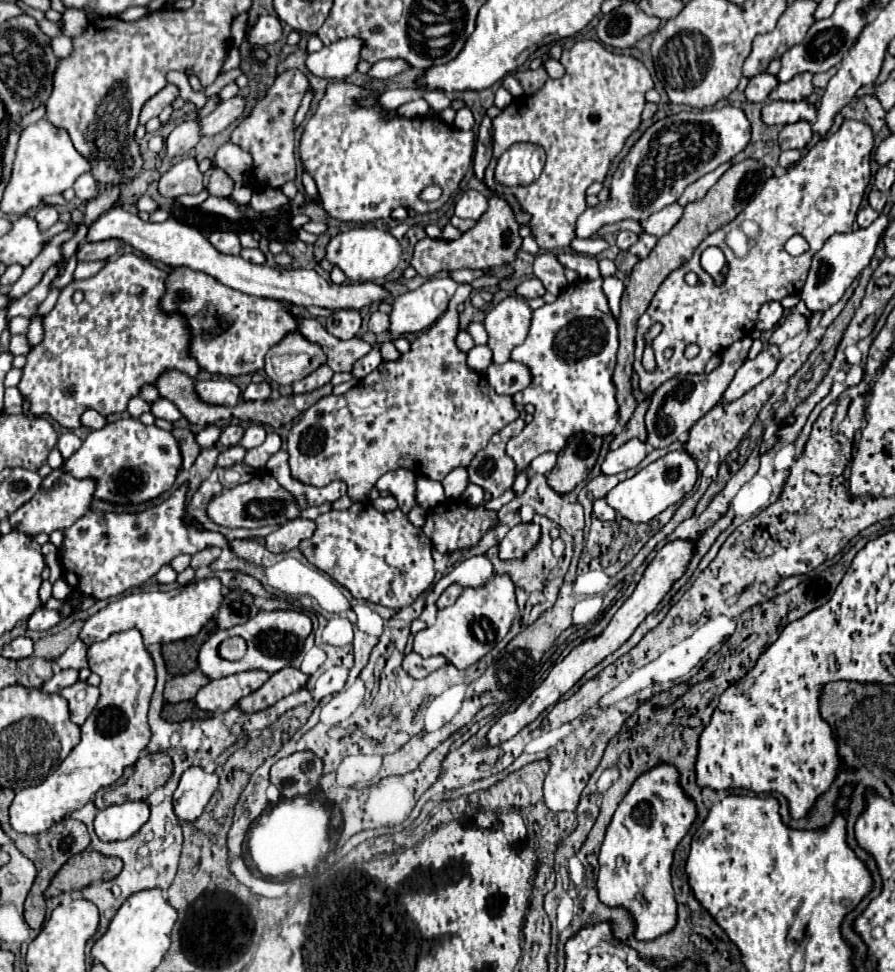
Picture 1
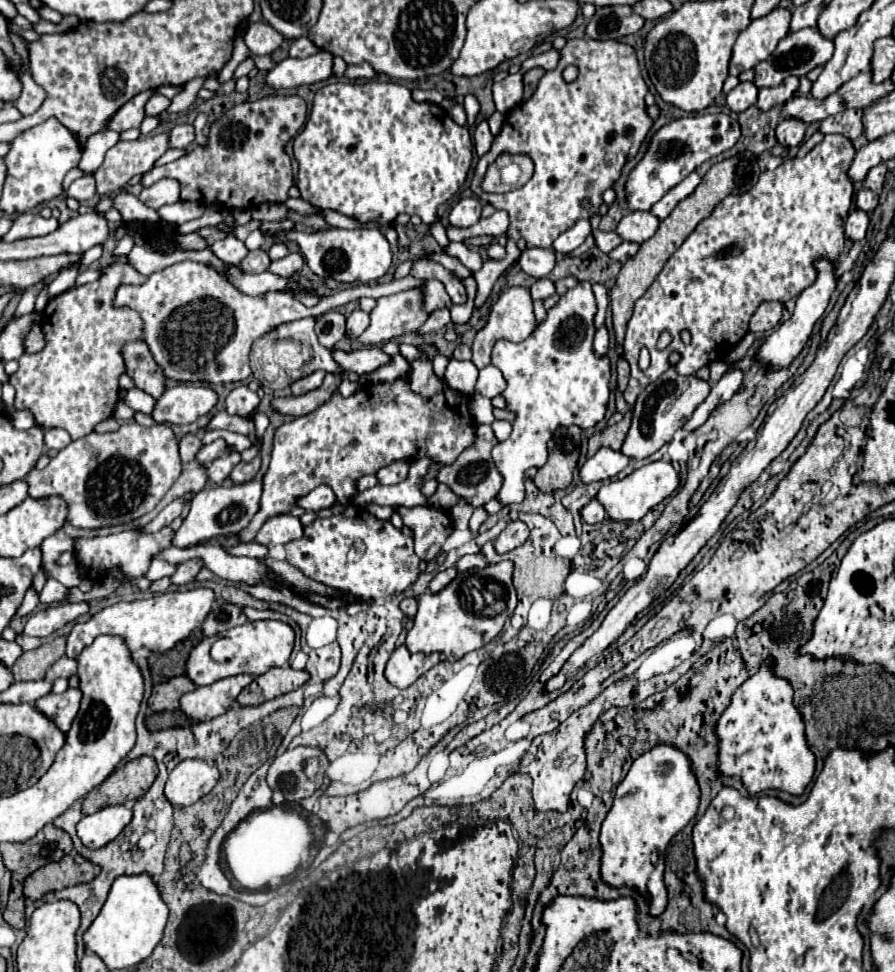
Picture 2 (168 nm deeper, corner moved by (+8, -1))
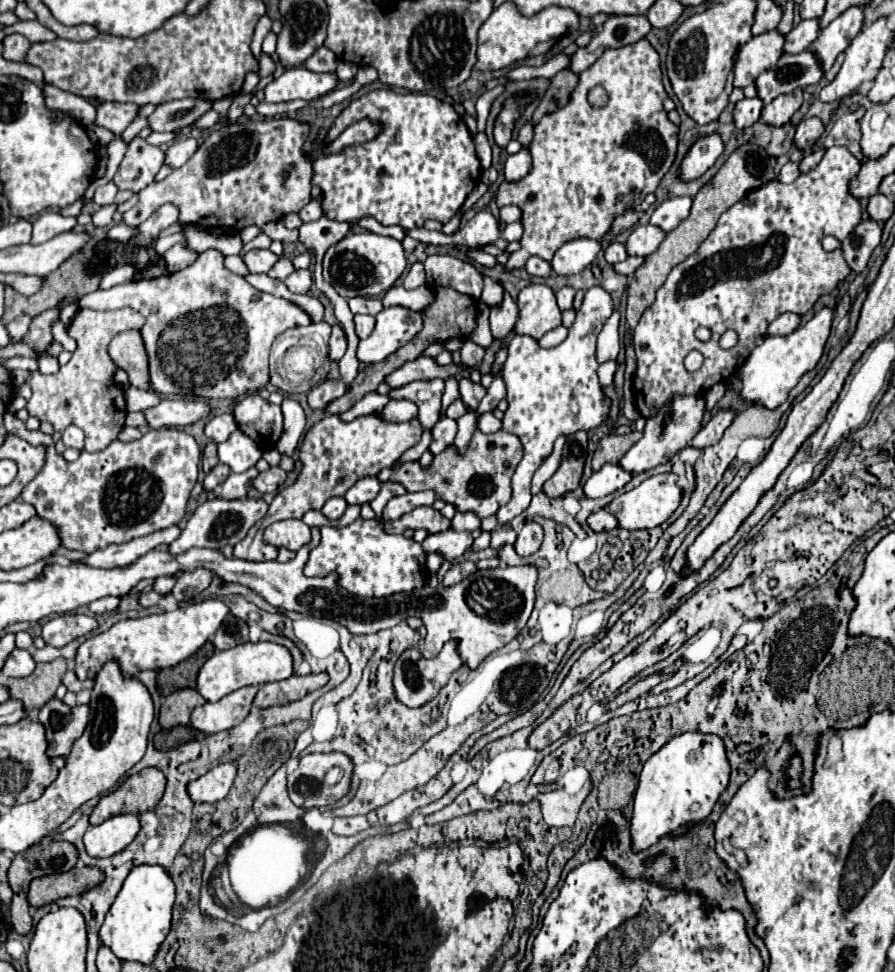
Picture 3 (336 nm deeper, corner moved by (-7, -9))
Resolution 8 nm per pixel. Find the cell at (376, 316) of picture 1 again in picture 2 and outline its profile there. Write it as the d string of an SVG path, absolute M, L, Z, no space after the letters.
M355 309L349 317L347 317L347 333L351 339L359 337L365 329L369 327L369 313L361 311L361 309Z

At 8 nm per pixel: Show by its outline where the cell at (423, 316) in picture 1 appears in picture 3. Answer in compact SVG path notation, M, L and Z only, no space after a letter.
M388 307L376 315L376 327L368 339L358 345L358 359L362 363L378 363L406 345L420 329L424 319L420 311L406 307Z

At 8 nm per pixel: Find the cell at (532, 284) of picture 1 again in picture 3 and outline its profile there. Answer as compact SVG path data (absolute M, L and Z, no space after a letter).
M562 287L560 291L556 291L556 299L558 299L558 307L564 311L564 309L570 309L572 307L572 299L574 299L574 289L572 287Z

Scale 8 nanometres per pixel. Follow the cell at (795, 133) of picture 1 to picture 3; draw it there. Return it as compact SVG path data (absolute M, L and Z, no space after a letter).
M810 117L810 119L802 119L802 123L796 127L796 137L794 137L794 145L804 153L812 153L816 141L820 139L820 135L824 133L824 125L820 119Z

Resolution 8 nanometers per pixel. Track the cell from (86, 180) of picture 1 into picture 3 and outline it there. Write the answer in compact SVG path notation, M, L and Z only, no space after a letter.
M108 181L106 185L102 185L102 187L98 187L96 189L96 193L94 193L94 203L96 205L110 205L110 203L114 203L114 197L116 197L116 185L112 183L112 181Z

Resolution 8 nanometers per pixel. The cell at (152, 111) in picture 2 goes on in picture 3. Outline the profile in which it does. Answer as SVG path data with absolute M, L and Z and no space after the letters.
M138 117L138 119L122 133L122 139L124 139L124 141L132 141L144 127L148 127L148 117Z

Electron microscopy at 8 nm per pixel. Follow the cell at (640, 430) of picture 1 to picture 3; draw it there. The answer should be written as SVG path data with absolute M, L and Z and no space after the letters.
M632 431L628 435L608 435L604 439L600 439L600 445L594 453L594 459L592 459L592 467L594 471L598 471L606 463L618 463L626 451L642 437L640 431Z

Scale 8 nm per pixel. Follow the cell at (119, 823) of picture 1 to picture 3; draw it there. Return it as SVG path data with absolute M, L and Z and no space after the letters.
M116 815L102 825L90 827L84 835L84 845L92 857L112 857L124 851L138 835L138 831L138 815Z

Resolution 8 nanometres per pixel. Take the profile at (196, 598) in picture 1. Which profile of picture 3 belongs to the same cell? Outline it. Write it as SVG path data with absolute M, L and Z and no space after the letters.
M208 599L200 603L188 603L170 613L146 615L140 619L124 619L112 625L108 631L88 637L76 653L76 675L78 679L94 679L100 667L108 659L116 659L120 669L128 677L138 677L144 669L166 669L194 655L210 635L222 625L228 615L228 607L220 599Z

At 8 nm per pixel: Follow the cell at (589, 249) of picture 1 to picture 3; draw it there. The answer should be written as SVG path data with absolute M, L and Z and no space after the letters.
M530 257L526 263L526 271L534 277L550 277L552 273L552 265L540 257Z

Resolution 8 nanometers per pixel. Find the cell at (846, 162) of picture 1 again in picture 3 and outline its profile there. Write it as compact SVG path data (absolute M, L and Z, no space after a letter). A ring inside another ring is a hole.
M826 149L822 161L810 173L802 173L794 183L784 185L774 179L768 185L750 191L742 201L734 203L726 213L720 215L718 225L698 247L698 251L670 271L666 283L656 293L654 305L644 311L640 323L636 325L632 339L638 357L634 397L636 409L642 417L654 417L656 409L676 395L706 395L714 383L724 383L744 365L752 349L766 339L766 327L778 315L786 311L804 315L812 309L820 295L832 293L838 283L850 275L852 269L848 267L842 249L826 253L822 249L822 239L826 235L834 235L836 239L844 241L848 233L860 223L862 207L848 191L848 185L858 175L858 171L860 161L848 149ZM700 325L712 331L712 339L708 343L702 343L694 337L694 331ZM728 329L738 333L738 343L732 349L722 349L718 341ZM692 349L704 355L704 365L698 371L688 373L682 361Z

